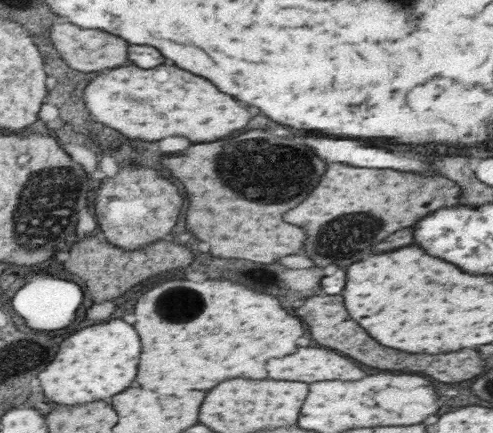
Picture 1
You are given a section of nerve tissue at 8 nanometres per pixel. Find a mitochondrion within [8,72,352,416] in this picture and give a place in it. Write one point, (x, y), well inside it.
(52, 201)

